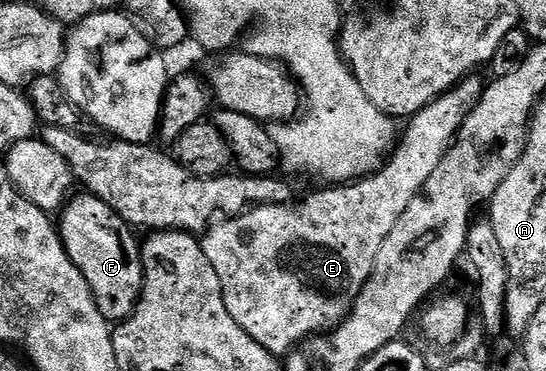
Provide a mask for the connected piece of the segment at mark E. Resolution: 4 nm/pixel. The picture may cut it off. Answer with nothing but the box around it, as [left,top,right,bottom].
[201,75,484,355]

